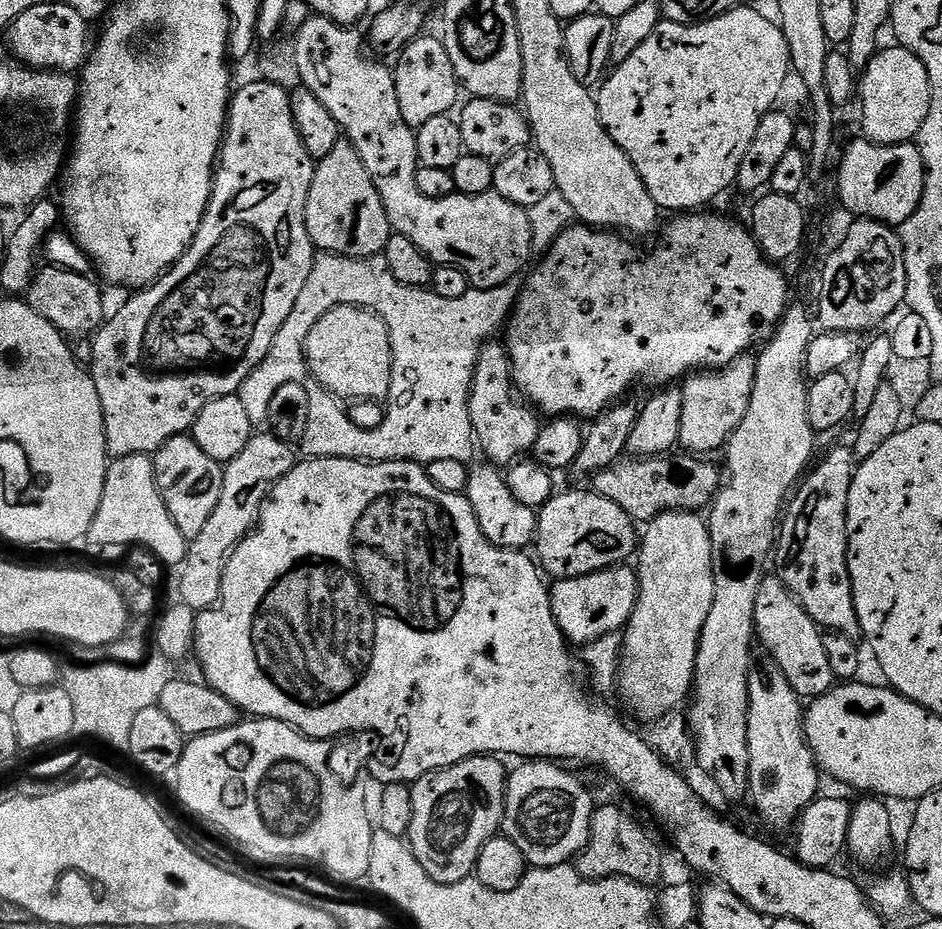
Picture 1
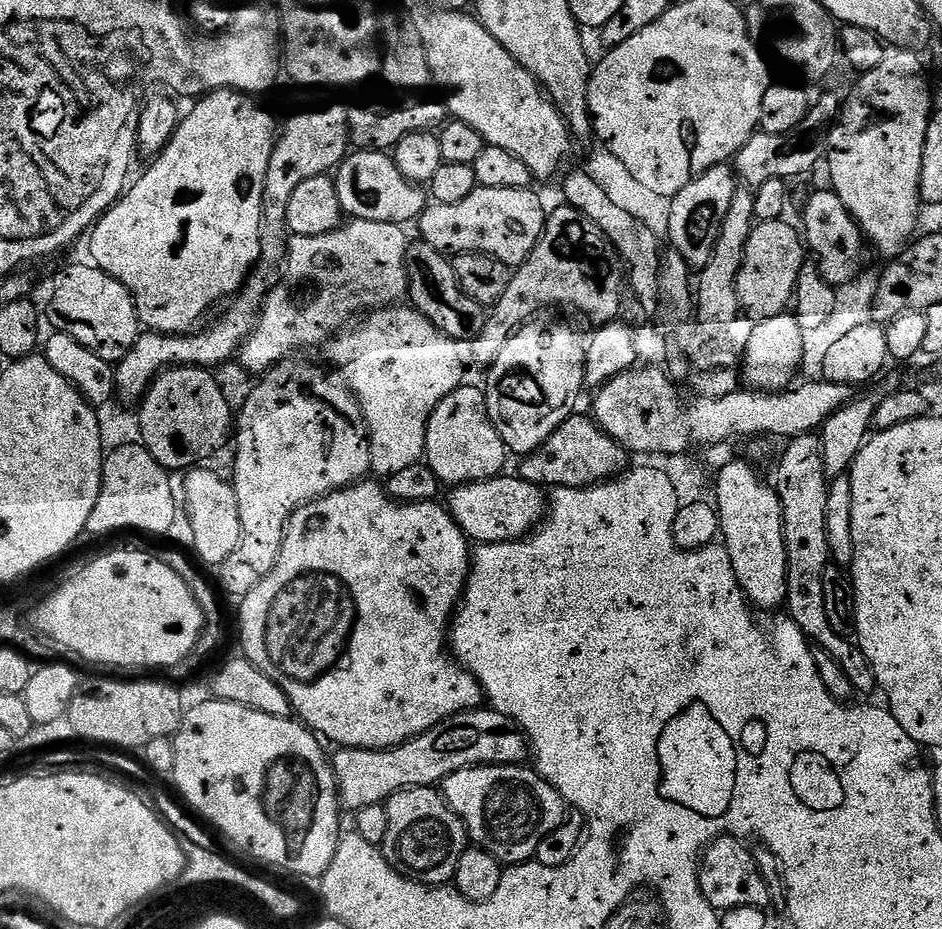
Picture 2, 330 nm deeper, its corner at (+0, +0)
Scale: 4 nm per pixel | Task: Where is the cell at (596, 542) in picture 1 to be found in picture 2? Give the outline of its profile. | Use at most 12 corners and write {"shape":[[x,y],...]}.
{"shape":[[501,474],[458,484],[448,513],[469,541],[521,540],[545,489]]}

